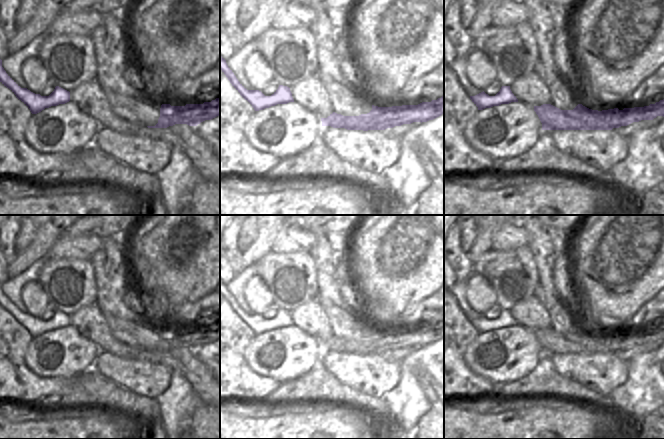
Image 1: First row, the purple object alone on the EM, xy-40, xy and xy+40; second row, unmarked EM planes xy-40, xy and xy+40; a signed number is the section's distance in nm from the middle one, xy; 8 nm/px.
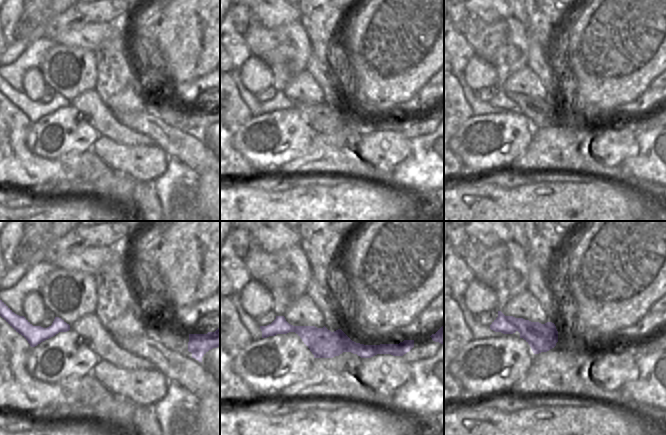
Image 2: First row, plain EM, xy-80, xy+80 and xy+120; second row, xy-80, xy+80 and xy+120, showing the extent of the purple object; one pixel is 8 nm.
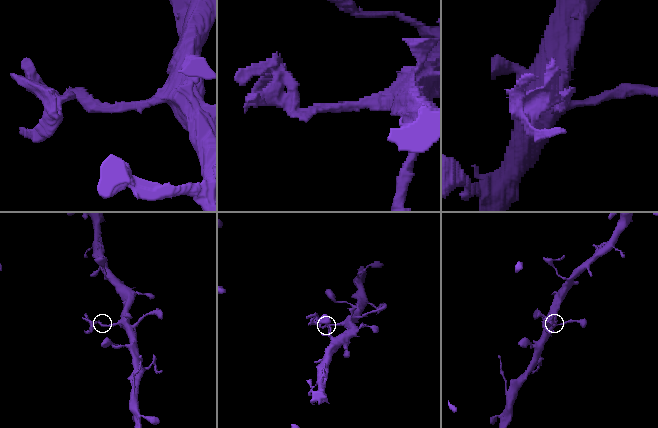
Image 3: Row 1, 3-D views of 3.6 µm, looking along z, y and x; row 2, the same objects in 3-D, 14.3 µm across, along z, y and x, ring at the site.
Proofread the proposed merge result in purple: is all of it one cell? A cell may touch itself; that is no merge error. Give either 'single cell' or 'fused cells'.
single cell

